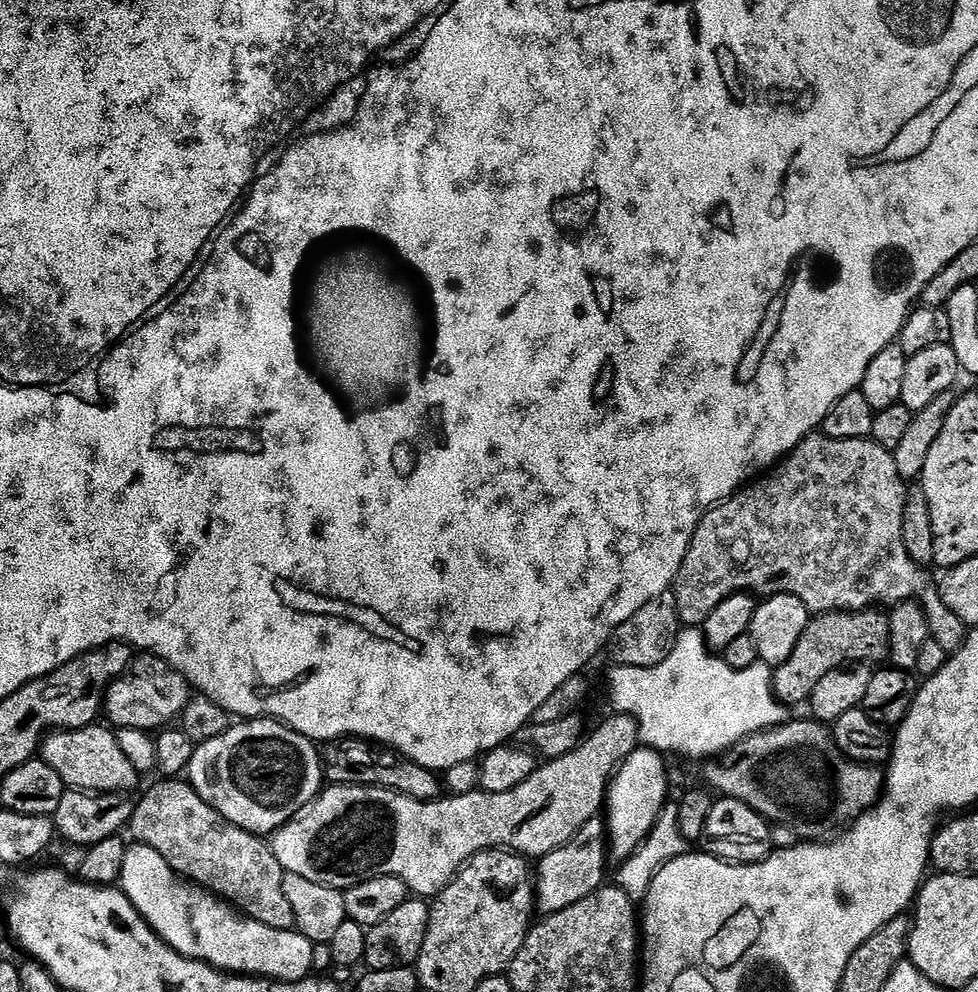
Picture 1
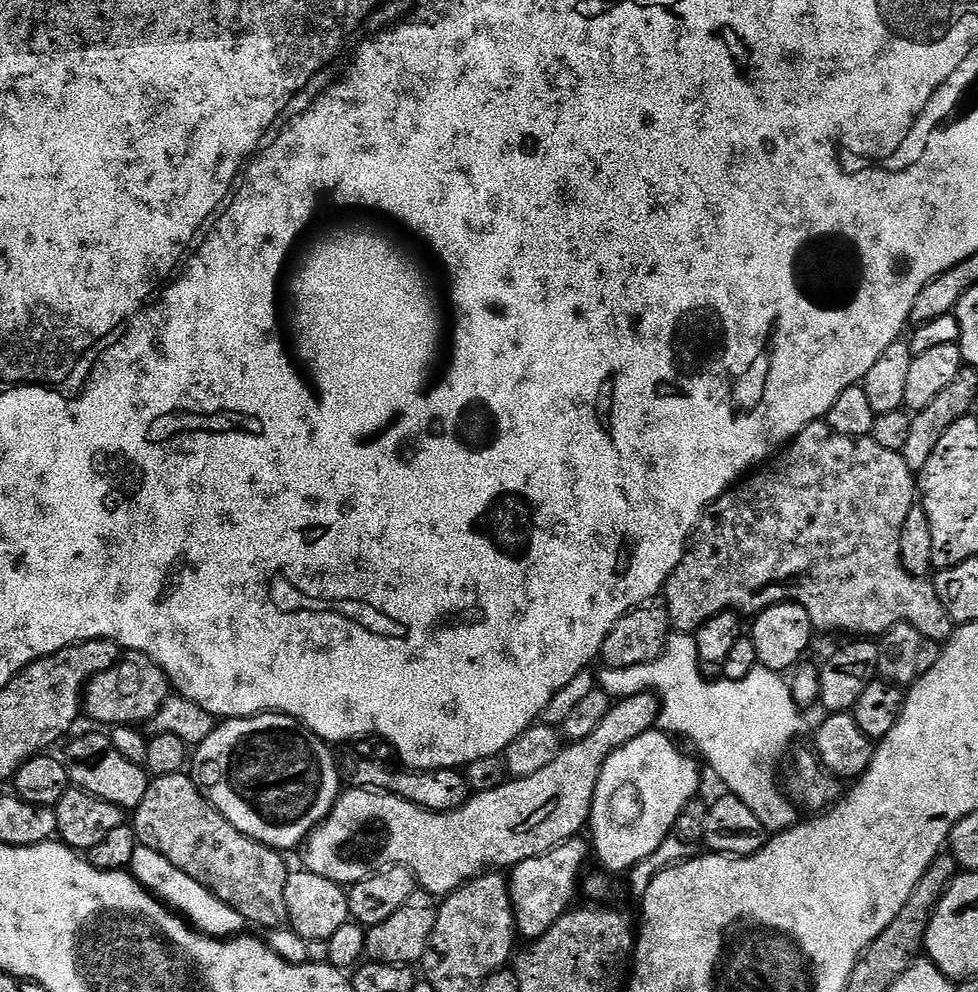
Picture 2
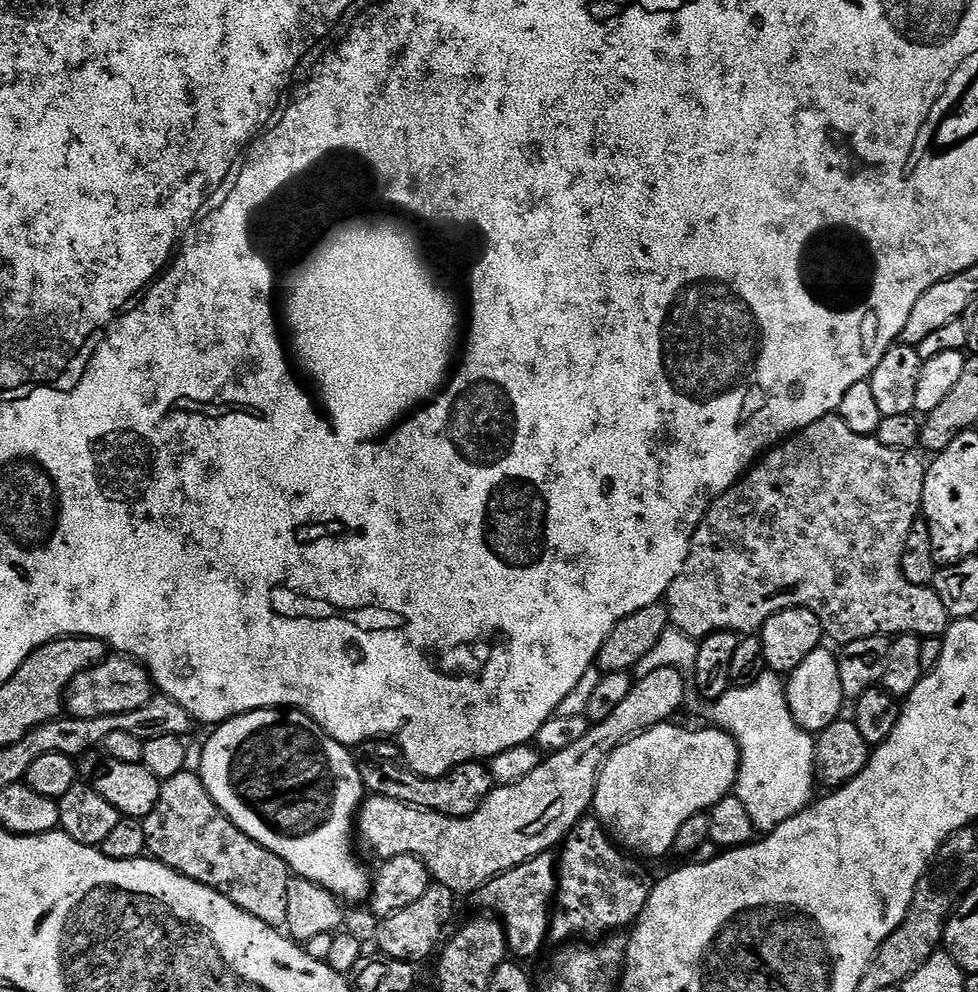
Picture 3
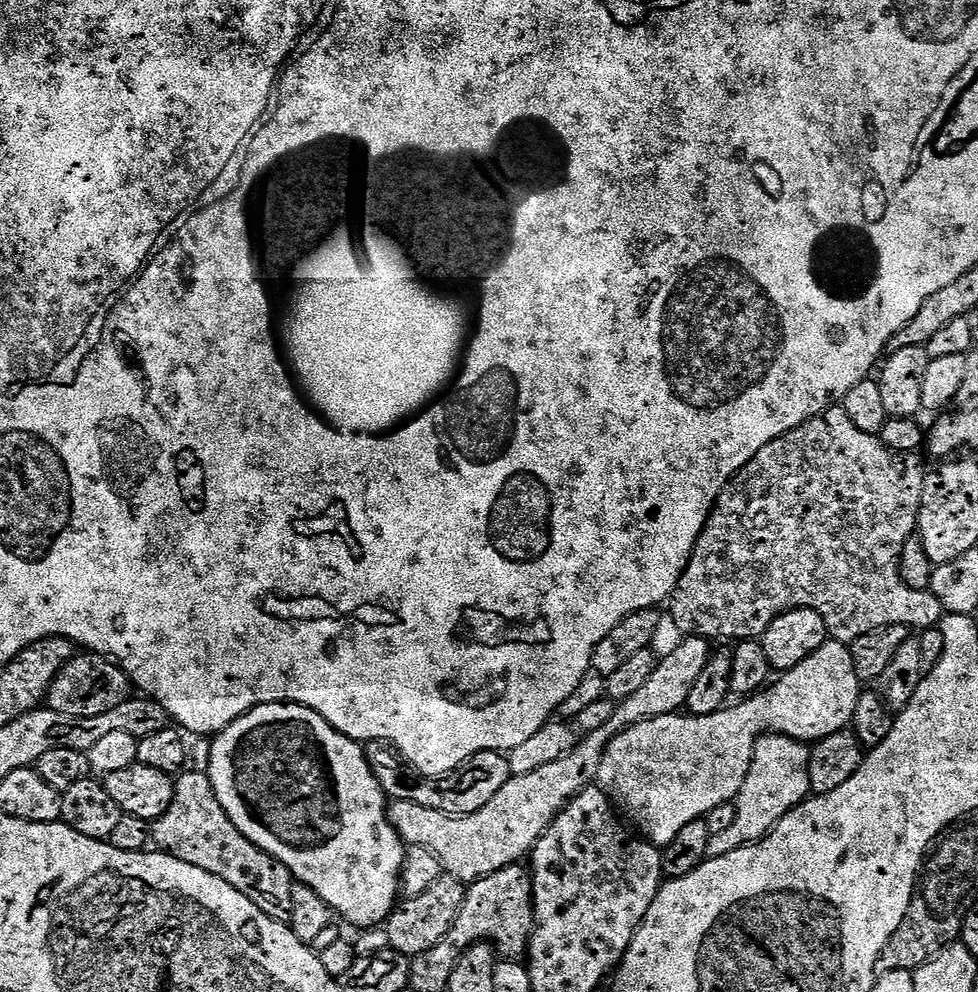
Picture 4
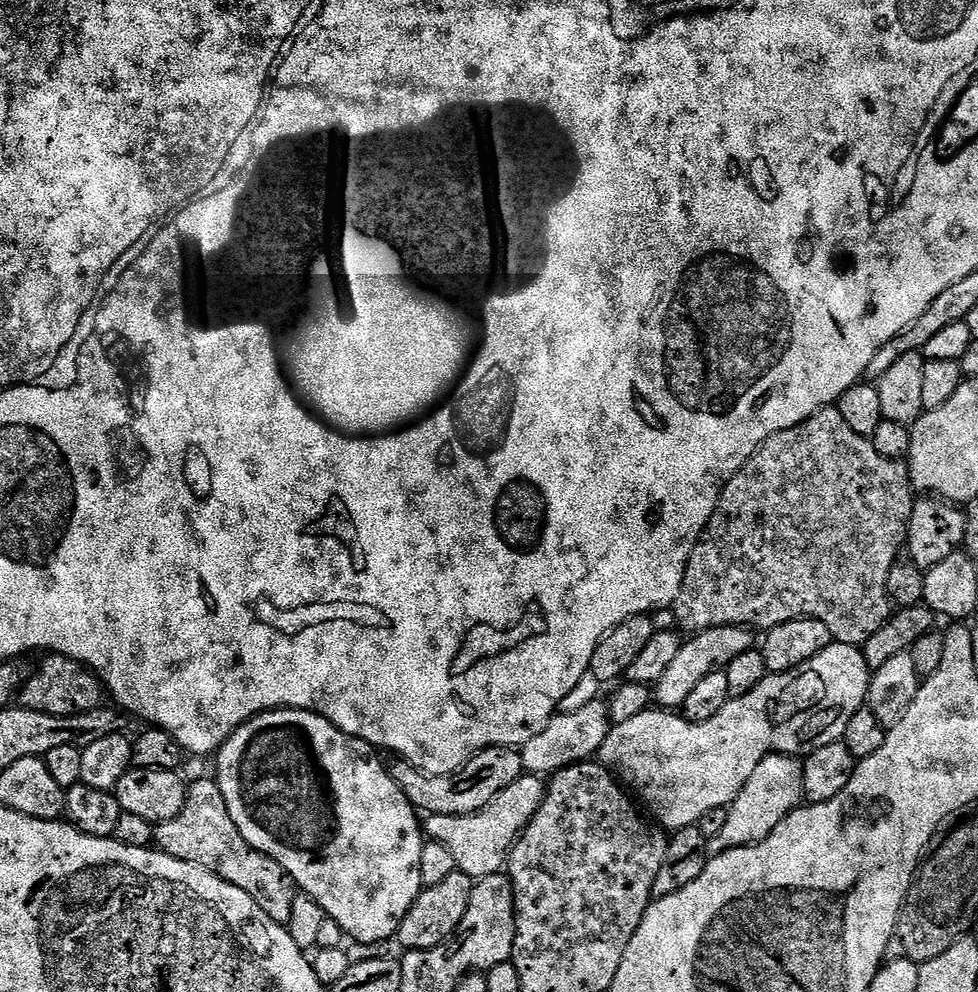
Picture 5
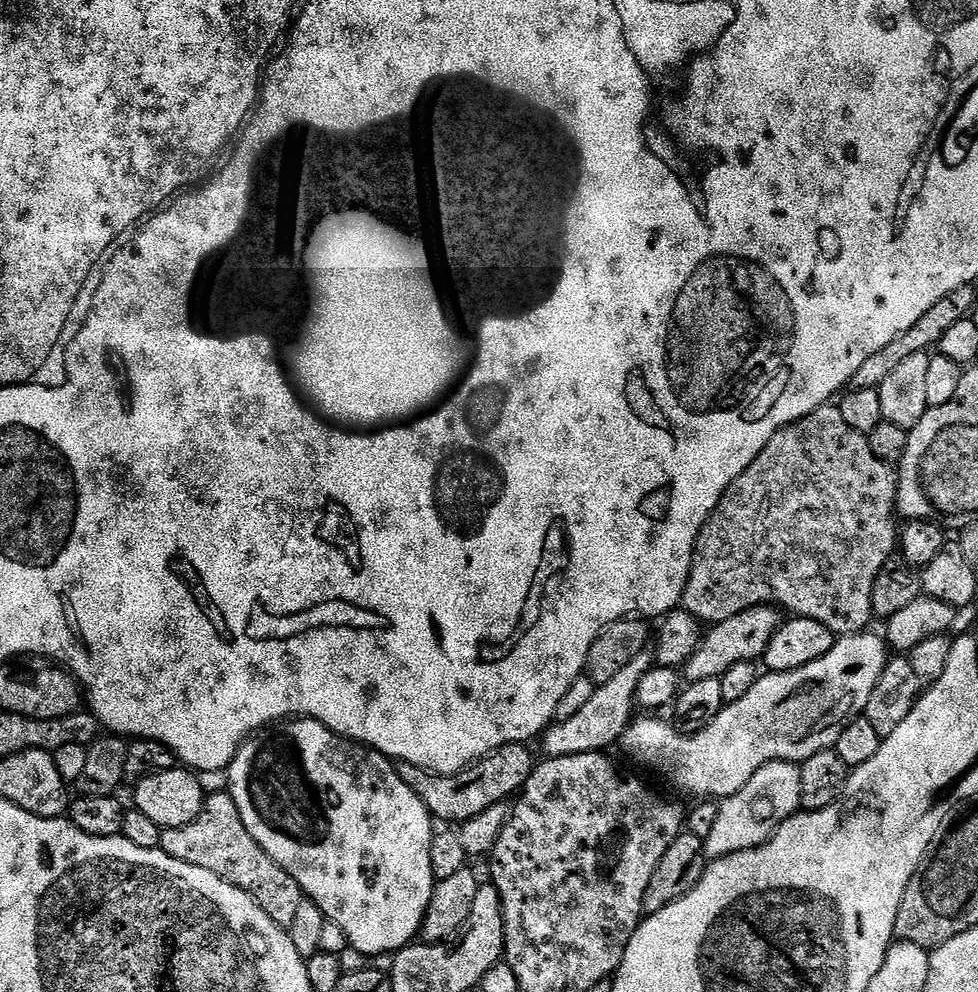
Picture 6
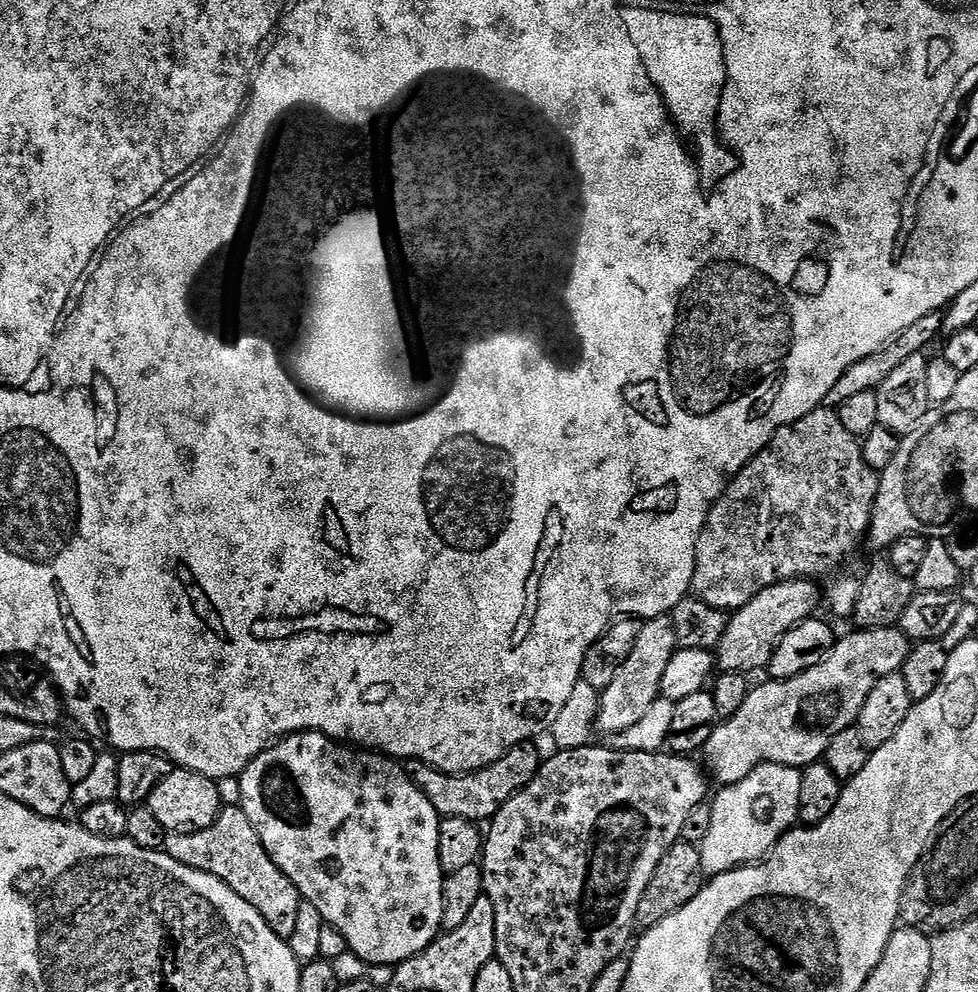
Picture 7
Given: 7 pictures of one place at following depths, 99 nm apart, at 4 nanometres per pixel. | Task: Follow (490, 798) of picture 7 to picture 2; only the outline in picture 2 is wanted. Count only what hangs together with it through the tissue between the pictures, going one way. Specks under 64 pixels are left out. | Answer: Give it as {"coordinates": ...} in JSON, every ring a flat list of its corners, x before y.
{"coordinates":[[376,738,353,743,344,750,344,757,342,755,339,757,338,767,345,785,353,788,370,788,378,792,391,792,392,795,400,796,406,802,431,812,453,812,468,801,470,789,468,777,463,771,454,768,413,770,394,755,391,747,385,746]]}

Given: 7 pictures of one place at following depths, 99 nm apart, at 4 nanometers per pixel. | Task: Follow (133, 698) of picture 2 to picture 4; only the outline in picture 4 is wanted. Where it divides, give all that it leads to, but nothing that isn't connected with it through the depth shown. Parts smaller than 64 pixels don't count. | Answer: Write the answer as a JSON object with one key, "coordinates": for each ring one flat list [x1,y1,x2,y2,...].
{"coordinates":[[76,654,50,682,46,707,77,722,95,722,98,714,107,714,114,706,122,706,130,698,130,681,119,664,107,656]]}

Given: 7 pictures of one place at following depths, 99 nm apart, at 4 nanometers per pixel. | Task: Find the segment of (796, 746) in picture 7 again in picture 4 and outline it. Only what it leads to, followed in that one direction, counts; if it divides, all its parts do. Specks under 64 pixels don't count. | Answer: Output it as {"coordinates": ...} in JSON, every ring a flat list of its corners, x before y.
{"coordinates":[[829,639,827,644,814,650,806,662,794,666,779,679,767,691,761,690,754,696,741,699,736,705,725,706,713,716,673,714,631,724,608,743,595,783,609,793,619,807,620,804,624,807,623,815,628,815,640,827,639,835,648,843,663,846,674,842,682,826,703,820,710,810,714,810,714,806,735,801,742,782,746,782,746,774,752,765,752,752,761,736,775,734,789,736,791,740,815,742,830,738,830,734,835,732,845,731,851,725,854,706,858,706,862,691,862,681,854,670,849,645]]}

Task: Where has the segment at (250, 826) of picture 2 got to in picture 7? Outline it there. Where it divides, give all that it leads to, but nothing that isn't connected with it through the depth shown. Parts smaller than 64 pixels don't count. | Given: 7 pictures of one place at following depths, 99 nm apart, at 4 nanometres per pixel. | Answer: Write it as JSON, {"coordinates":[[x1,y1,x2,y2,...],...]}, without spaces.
{"coordinates":[[294,732,290,736,285,736,277,740,275,744,265,748,262,754,254,757,250,762,250,766,246,766,246,770,240,773,239,780,241,784,239,807,243,808,246,818,250,818,254,830,258,830,258,838,262,838,262,846,266,846,270,858,280,867,282,874,286,874,286,878,290,878,290,882,294,882,294,886,300,891,301,897,311,902,314,906,318,906,318,914,322,914,324,923,334,926,338,930,338,934,342,934,342,938,346,938,349,952,358,954,358,958,362,958,368,964,390,964,395,966,404,960,409,960,412,956,417,956,422,950,426,950,426,946,430,946,435,942,436,937,441,935,442,906,444,905,444,878,446,875,438,862,438,826,440,825,442,817,436,813,434,806,430,806,430,798,426,798,426,794,422,794,422,790,418,790,418,786,414,786,414,782,410,782,404,765,399,759,385,756,375,750,361,750,359,747,349,746,347,743,323,736,321,732]]}

